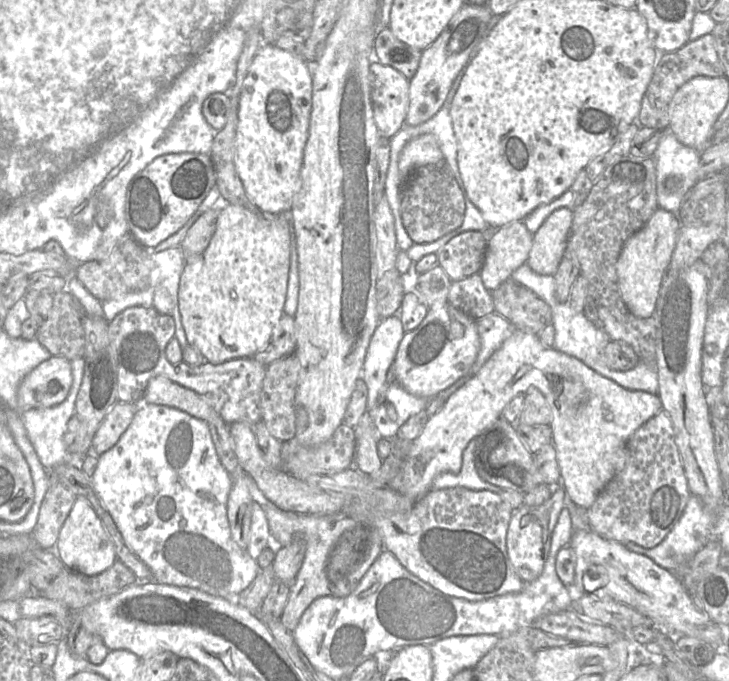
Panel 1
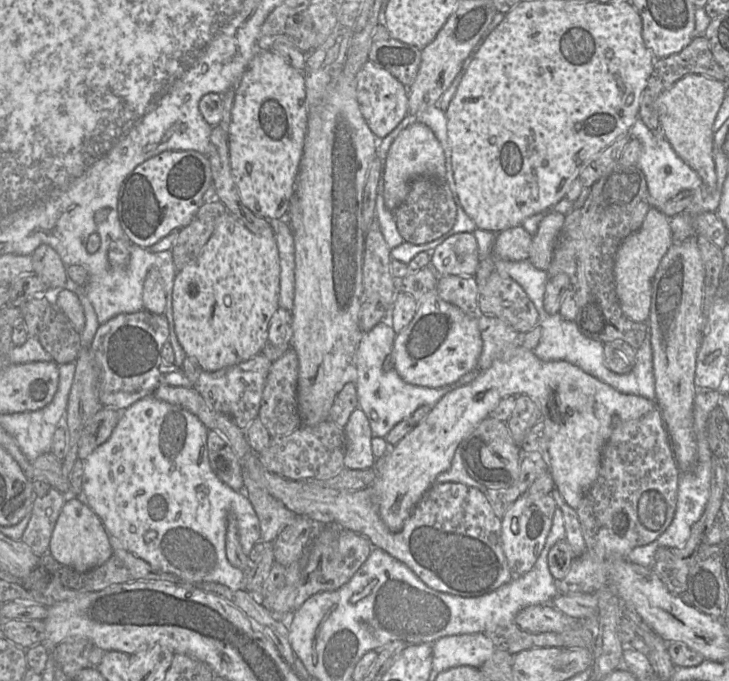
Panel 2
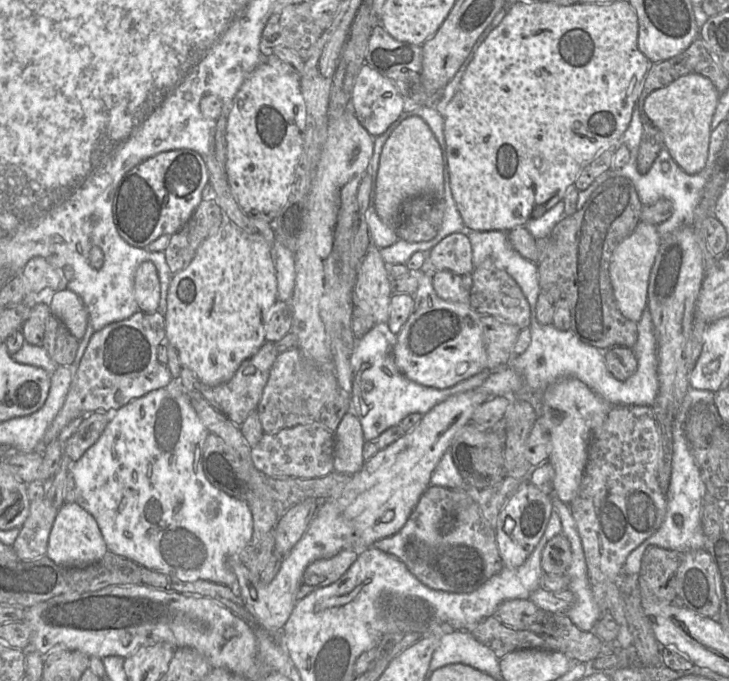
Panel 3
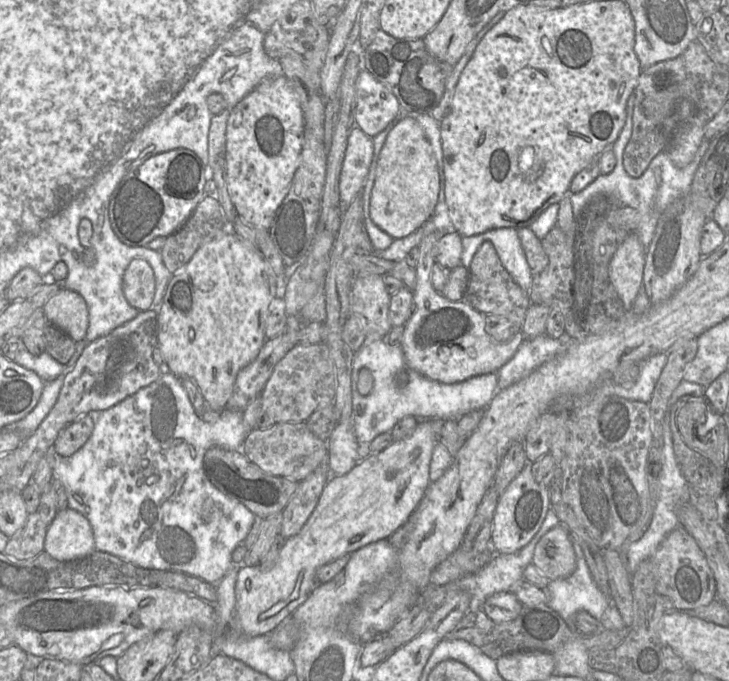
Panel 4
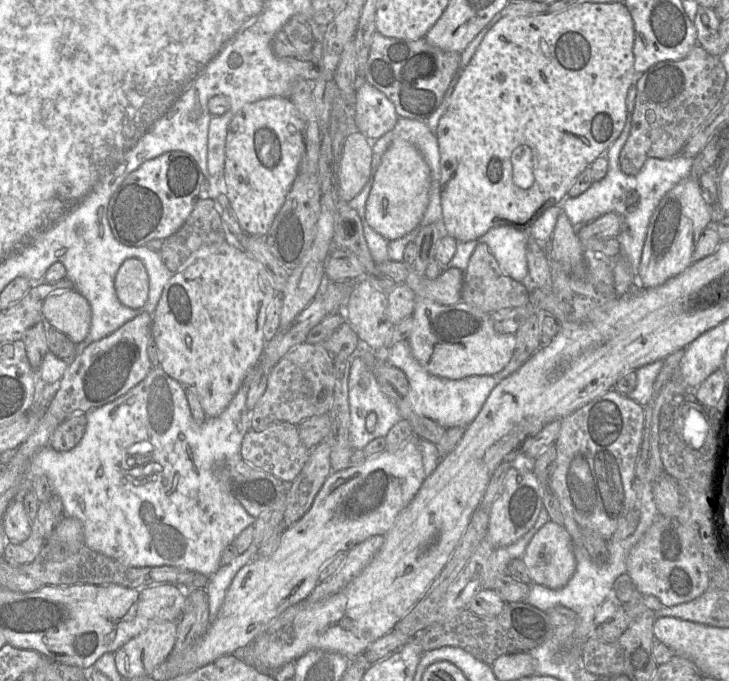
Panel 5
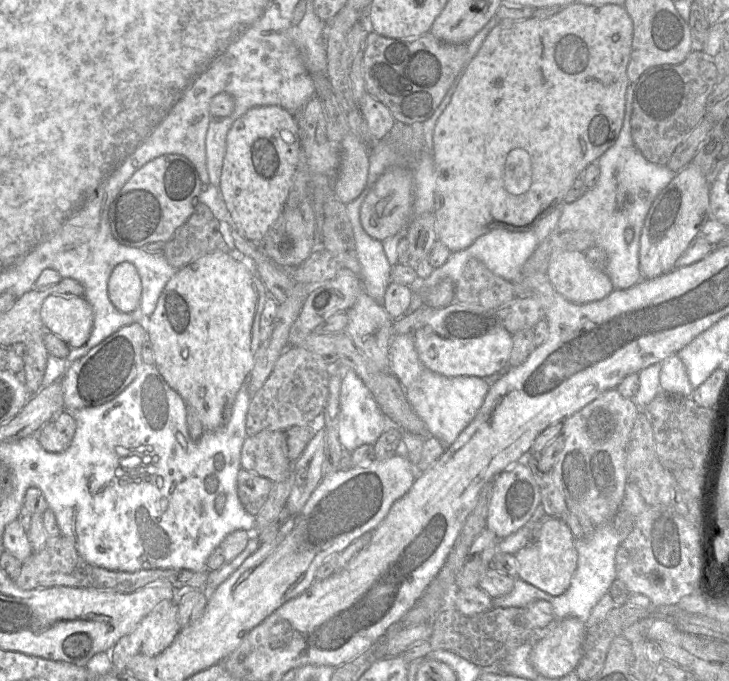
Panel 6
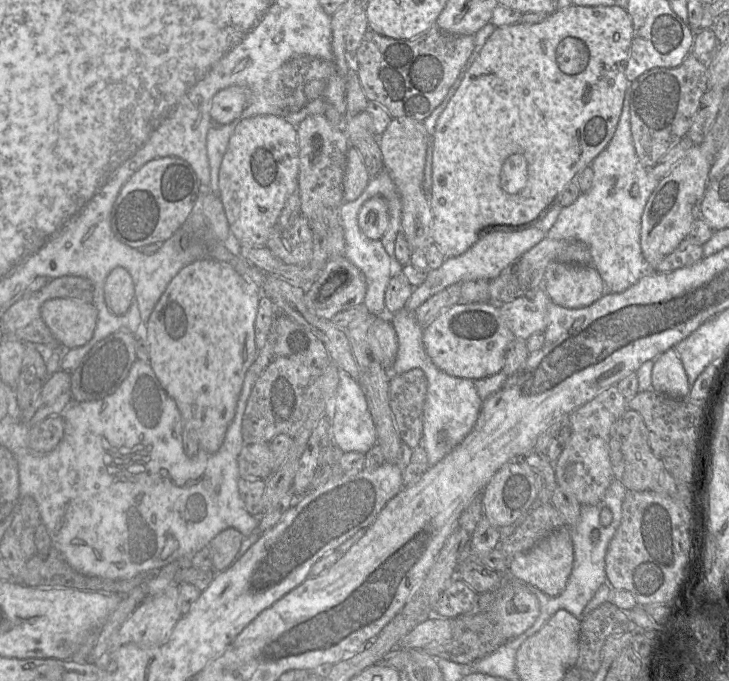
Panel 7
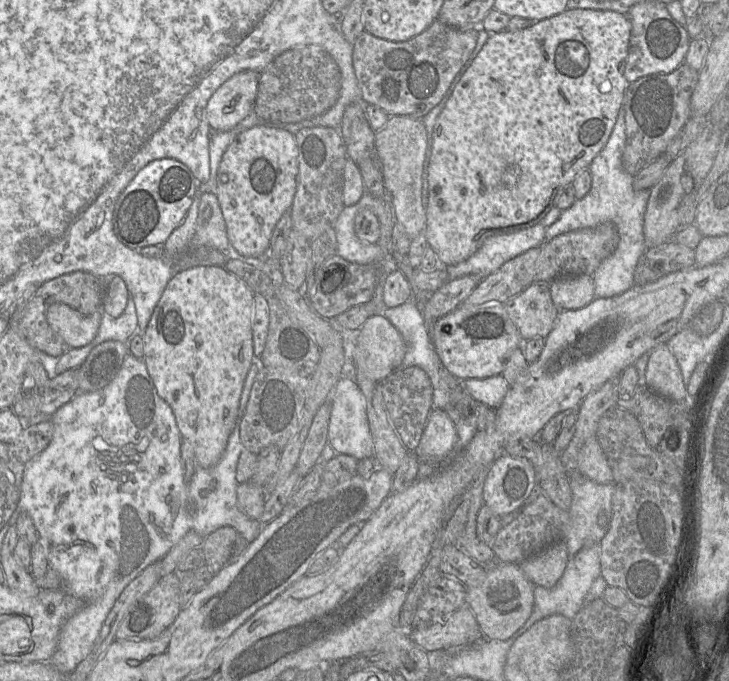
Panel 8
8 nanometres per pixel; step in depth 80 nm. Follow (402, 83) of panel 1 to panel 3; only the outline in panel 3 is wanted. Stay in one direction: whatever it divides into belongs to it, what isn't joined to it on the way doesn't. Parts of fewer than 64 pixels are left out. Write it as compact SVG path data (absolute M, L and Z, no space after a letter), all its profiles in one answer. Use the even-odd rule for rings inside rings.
M364 63L351 94L354 114L372 136L383 134L404 111L404 100L395 85Z

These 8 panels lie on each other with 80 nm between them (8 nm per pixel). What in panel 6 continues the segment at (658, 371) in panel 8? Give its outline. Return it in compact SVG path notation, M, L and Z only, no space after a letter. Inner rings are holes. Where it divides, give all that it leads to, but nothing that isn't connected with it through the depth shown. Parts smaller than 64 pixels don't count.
M678 353L661 362L660 389L668 395L692 395L694 388Z

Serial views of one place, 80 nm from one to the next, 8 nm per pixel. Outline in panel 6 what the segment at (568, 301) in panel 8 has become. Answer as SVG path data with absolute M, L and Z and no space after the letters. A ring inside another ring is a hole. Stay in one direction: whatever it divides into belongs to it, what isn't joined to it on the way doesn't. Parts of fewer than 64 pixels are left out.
M554 250L547 275L559 294L577 304L601 300L614 290L606 271L595 267L581 251Z

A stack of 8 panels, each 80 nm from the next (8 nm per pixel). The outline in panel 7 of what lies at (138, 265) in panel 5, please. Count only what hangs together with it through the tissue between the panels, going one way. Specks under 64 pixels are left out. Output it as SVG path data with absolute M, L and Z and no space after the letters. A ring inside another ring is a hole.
M115 267L104 284L104 297L109 310L115 315L125 314L135 297L130 273L123 267Z

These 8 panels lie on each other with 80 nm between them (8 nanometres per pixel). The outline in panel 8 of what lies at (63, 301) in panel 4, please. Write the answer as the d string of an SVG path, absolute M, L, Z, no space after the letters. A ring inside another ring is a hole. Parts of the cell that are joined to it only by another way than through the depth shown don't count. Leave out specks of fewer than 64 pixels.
M53 303L46 310L46 318L68 348L79 348L89 344L96 336L102 310L83 315L64 303Z

